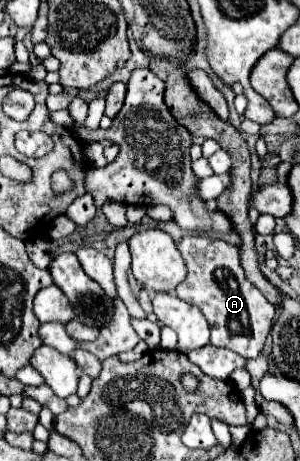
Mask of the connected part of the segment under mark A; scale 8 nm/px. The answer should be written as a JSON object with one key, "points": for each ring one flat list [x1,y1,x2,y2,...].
{"points":[[196,235,178,241,178,249,186,261,188,275,184,283,178,285,176,295,186,303,200,307,212,331,212,345,230,349,244,359,256,359,272,327,274,305,260,293,260,289,256,289,256,285,248,281,238,257,240,251,234,245,206,237,198,239]]}

